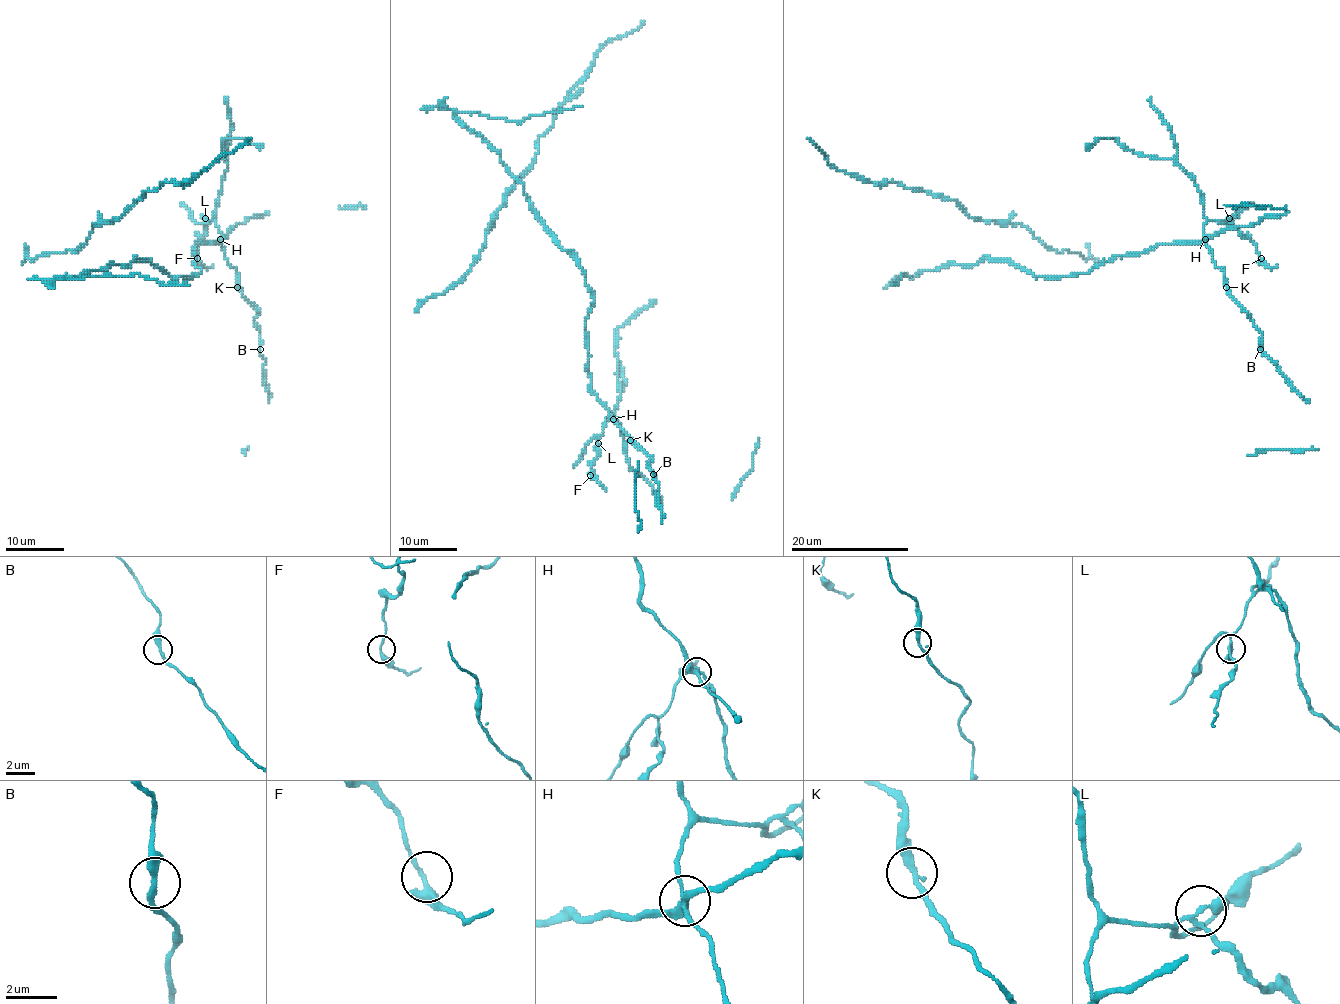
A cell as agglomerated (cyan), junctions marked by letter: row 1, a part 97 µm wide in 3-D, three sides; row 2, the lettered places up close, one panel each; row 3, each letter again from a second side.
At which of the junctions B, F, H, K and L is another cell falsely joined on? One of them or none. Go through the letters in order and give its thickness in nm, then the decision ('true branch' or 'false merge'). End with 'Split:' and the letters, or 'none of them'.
B: 300 nm | true branch
F: 200 nm | true branch
H: 240 nm | false merge
K: 280 nm | true branch
L: 190 nm | true branch
Split: H

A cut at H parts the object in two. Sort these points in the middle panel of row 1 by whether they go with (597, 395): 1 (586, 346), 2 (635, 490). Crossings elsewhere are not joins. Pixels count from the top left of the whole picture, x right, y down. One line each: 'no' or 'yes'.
1: yes
2: yes

